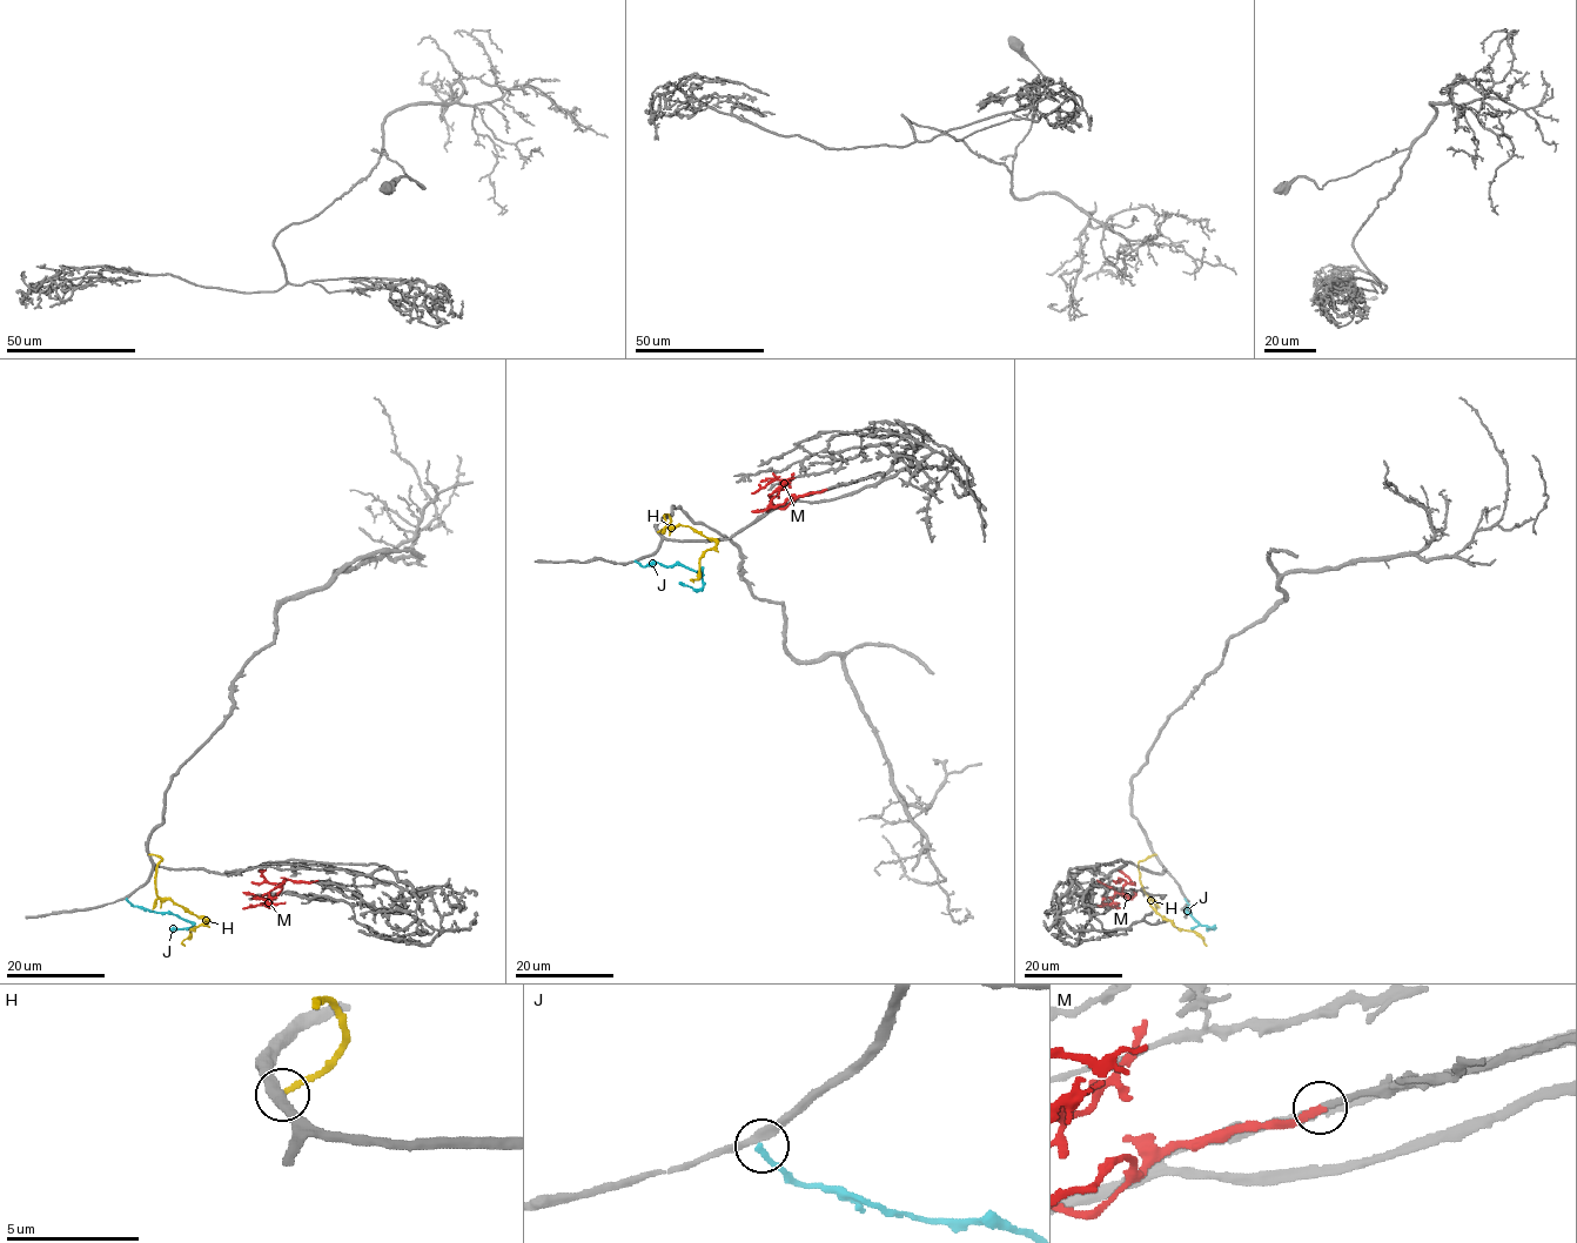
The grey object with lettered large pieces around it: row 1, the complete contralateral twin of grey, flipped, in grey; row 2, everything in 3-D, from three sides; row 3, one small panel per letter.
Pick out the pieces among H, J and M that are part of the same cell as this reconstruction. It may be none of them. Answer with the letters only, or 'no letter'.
M

